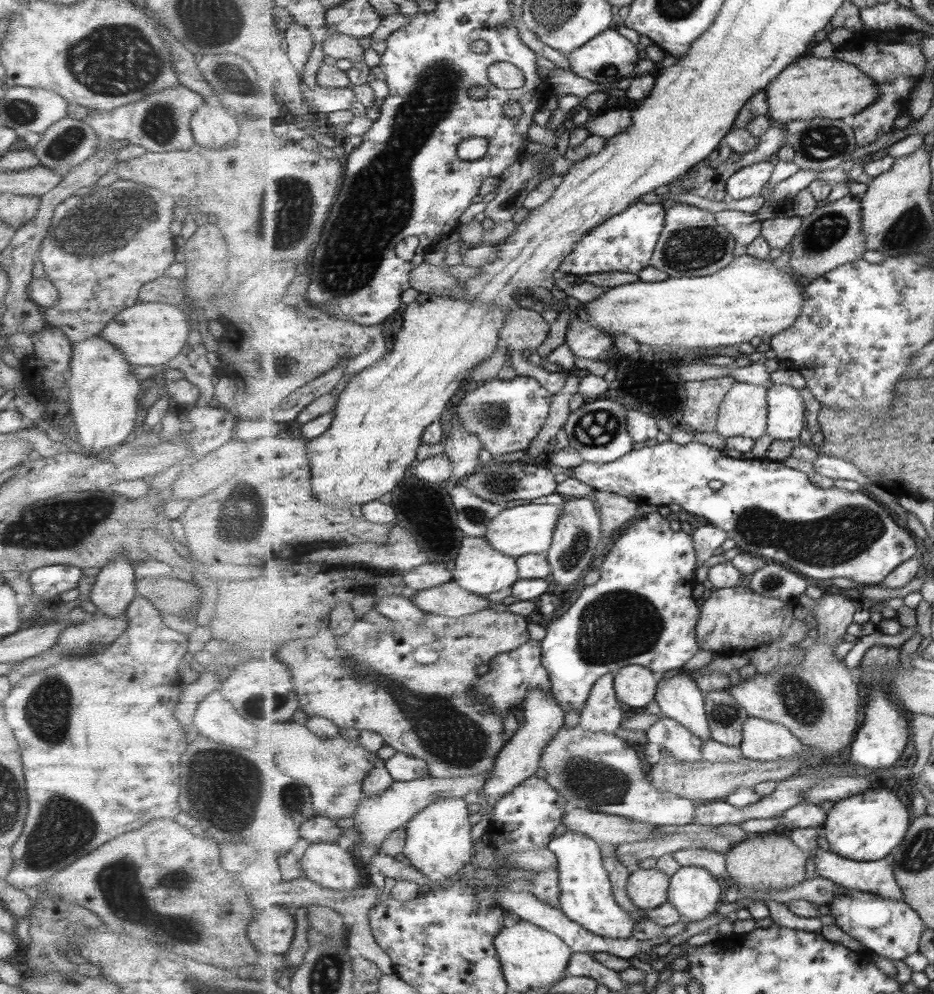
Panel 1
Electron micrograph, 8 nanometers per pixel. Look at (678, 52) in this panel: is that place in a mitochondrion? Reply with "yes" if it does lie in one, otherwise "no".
no

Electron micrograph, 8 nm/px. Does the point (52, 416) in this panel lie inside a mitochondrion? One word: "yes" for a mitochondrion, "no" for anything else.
no

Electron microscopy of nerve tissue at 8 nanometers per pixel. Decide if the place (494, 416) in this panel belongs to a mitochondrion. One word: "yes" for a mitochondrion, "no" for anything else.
yes

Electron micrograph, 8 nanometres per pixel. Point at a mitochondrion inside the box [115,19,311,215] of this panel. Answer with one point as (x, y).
(160, 125)

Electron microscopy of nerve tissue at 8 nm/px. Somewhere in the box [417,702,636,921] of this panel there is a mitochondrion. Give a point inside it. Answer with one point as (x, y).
(595, 783)

